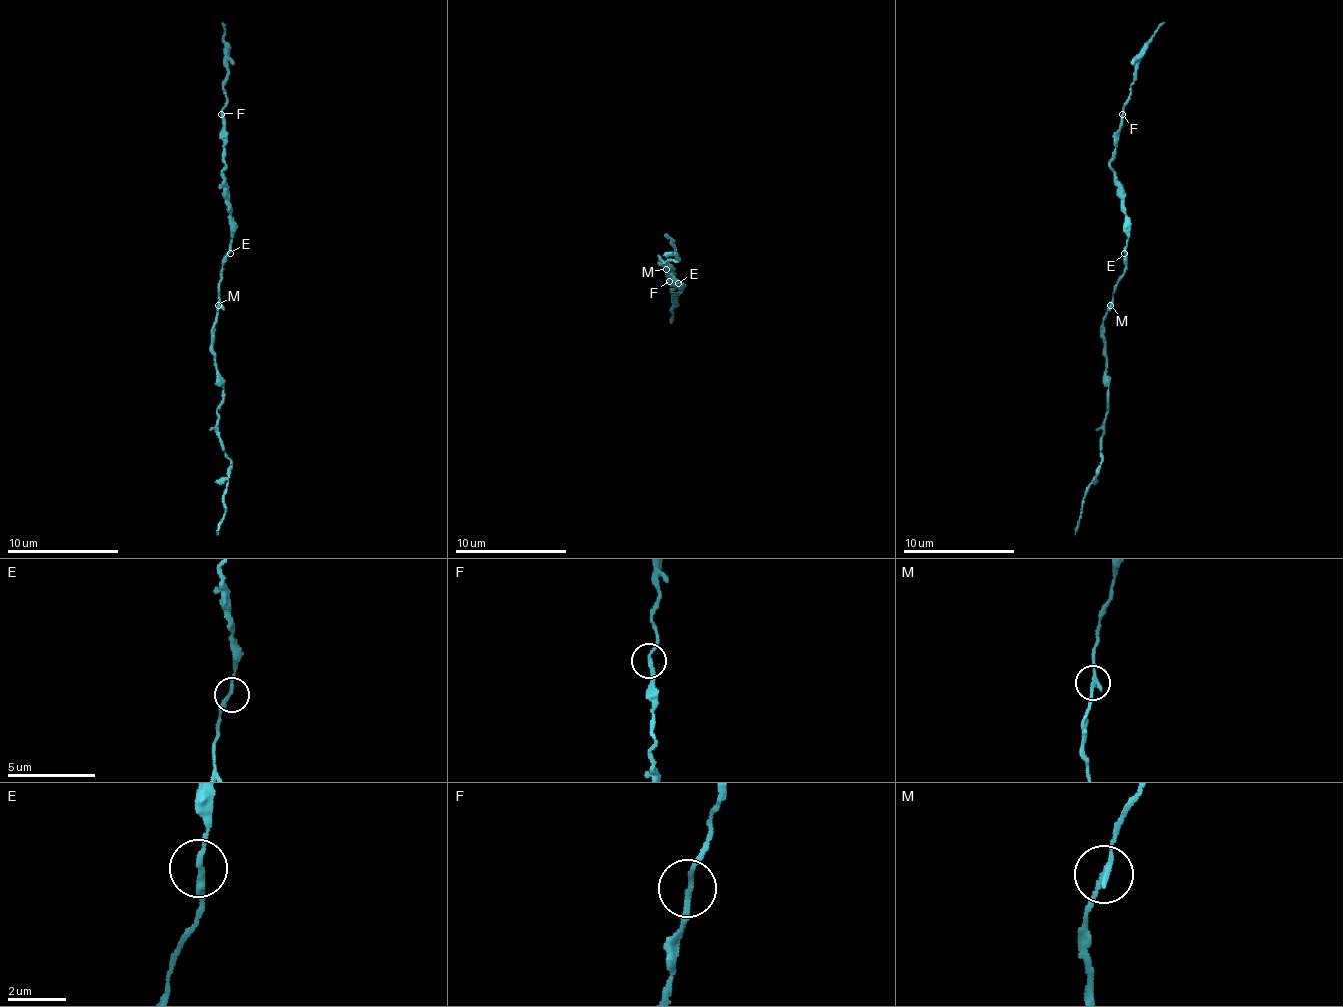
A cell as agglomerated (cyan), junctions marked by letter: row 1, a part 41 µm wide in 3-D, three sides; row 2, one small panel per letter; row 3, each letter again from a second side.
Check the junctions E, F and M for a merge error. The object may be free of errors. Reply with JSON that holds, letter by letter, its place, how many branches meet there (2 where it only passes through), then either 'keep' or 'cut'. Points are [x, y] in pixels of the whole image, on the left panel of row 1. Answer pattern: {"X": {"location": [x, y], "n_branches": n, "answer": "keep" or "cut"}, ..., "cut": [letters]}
{"E": {"location": [230, 253], "n_branches": 2, "answer": "keep"}, "F": {"location": [221, 114], "n_branches": 2, "answer": "keep"}, "M": {"location": [218, 305], "n_branches": 2, "answer": "cut"}, "cut": ["M"]}

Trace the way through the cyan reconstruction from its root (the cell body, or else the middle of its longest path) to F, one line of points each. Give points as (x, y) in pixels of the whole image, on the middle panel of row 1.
F: (669, 278), (669, 283), (678, 283), (678, 286), (672, 278), (672, 269), (669, 281)

